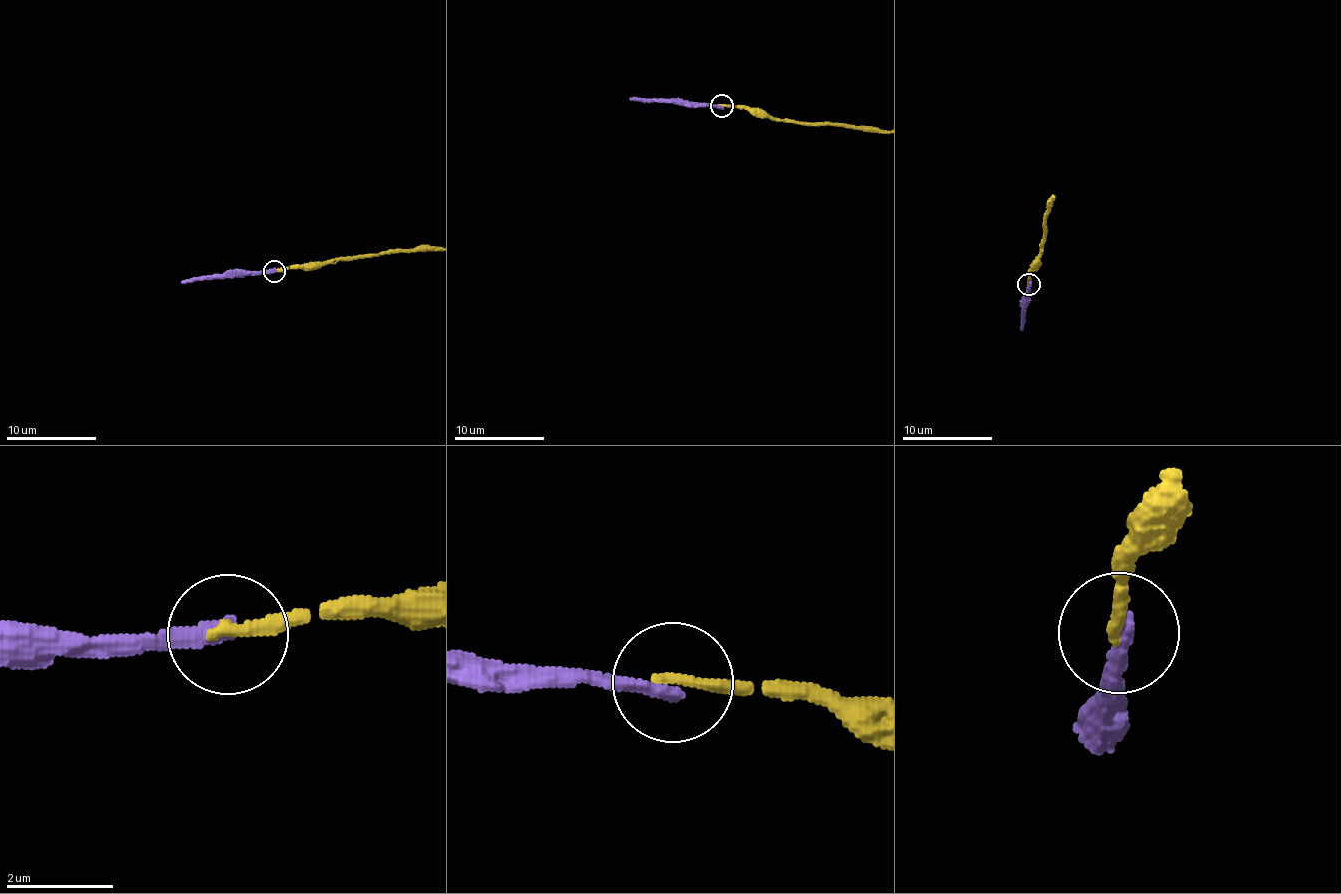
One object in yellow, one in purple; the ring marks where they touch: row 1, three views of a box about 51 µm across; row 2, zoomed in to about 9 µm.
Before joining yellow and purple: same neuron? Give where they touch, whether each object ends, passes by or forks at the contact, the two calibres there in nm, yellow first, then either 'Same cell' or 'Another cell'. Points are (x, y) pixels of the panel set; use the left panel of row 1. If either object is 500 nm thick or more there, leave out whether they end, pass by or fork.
Place: (274, 271). At the ring yellow ends. At the ring purple ends. Thickness 240 nm (yellow) against 320 nm. Another cell

